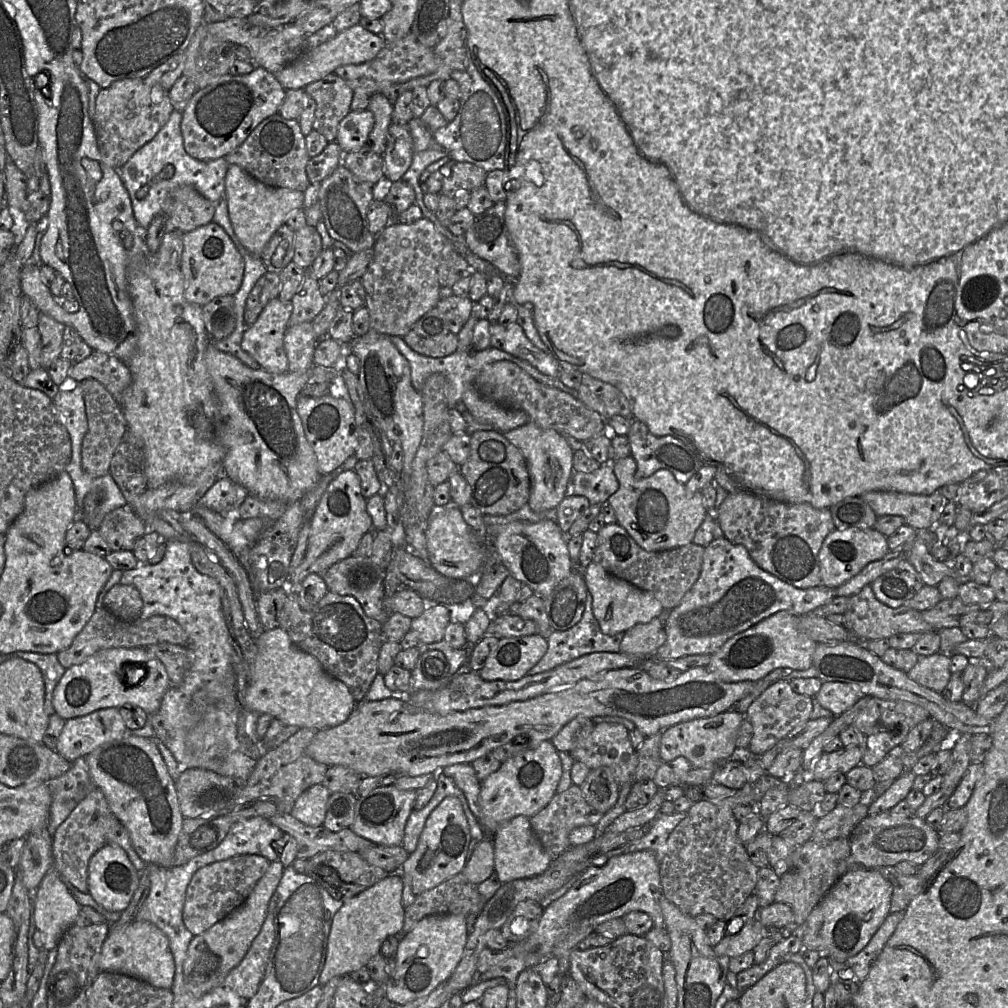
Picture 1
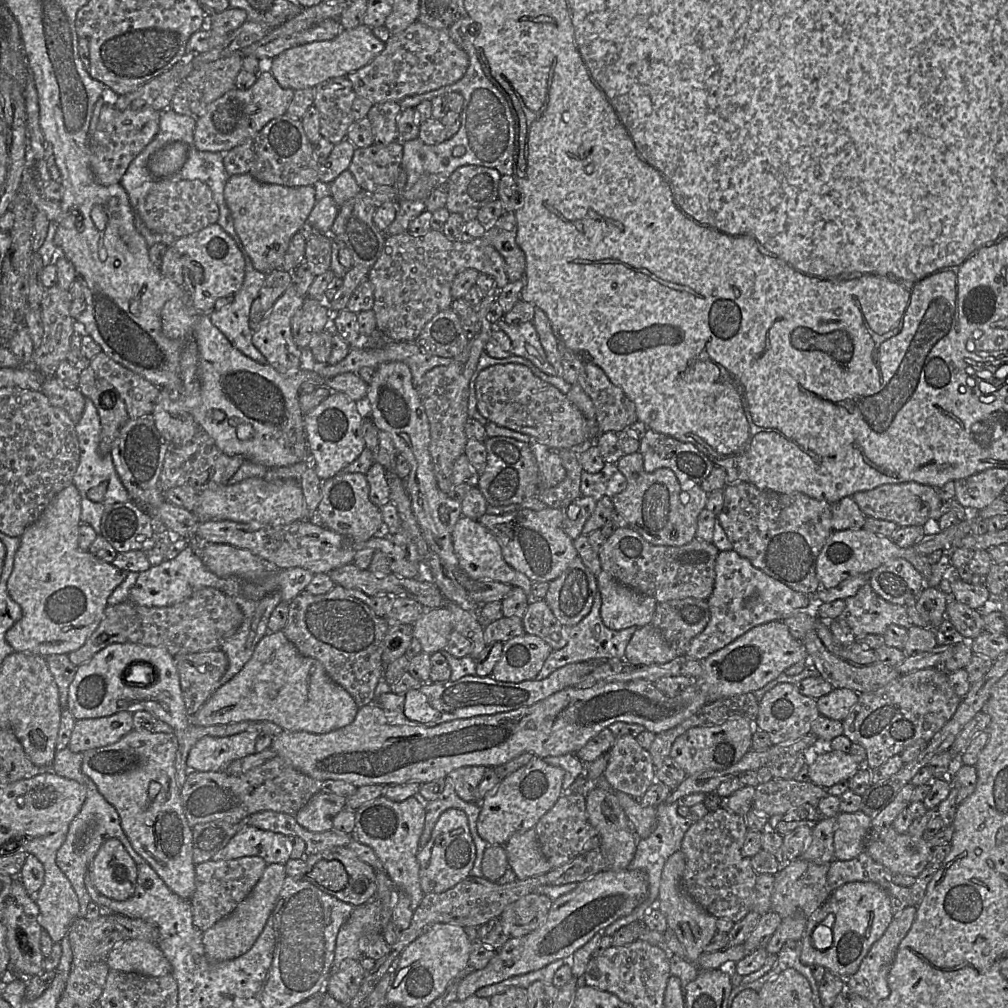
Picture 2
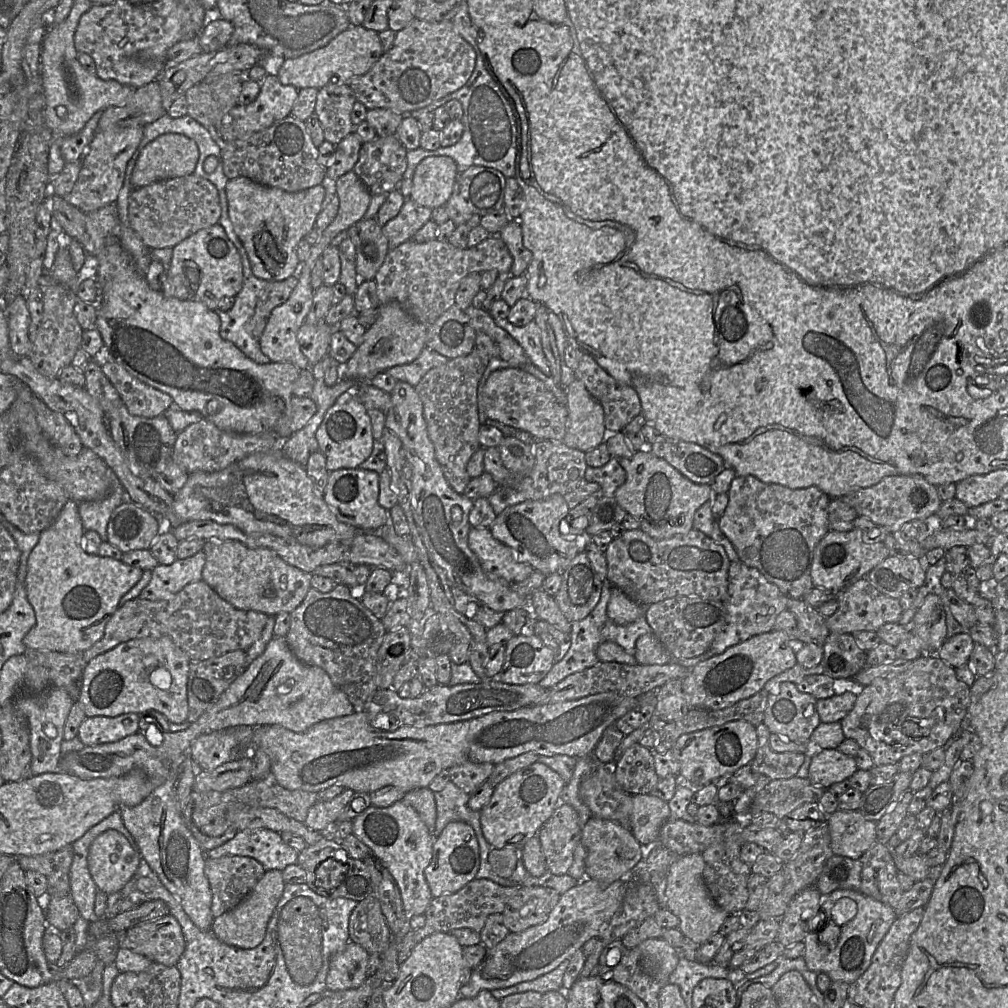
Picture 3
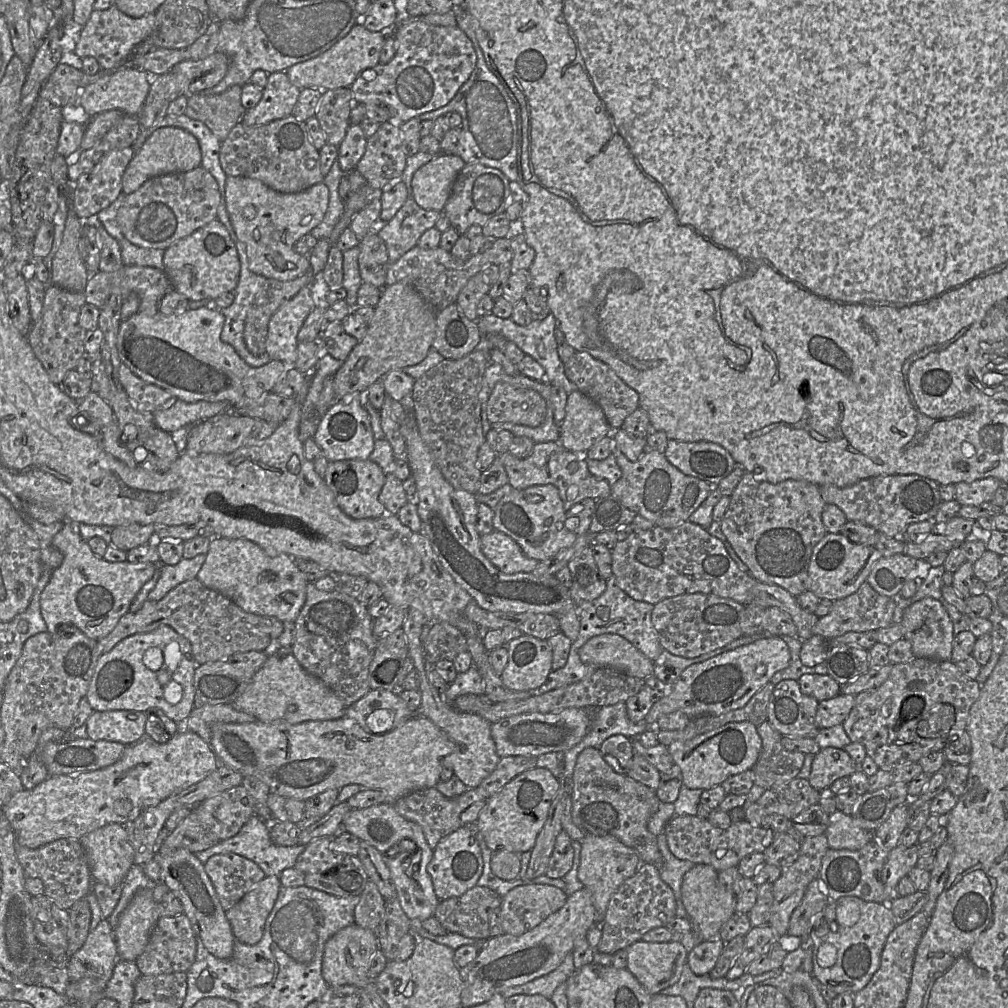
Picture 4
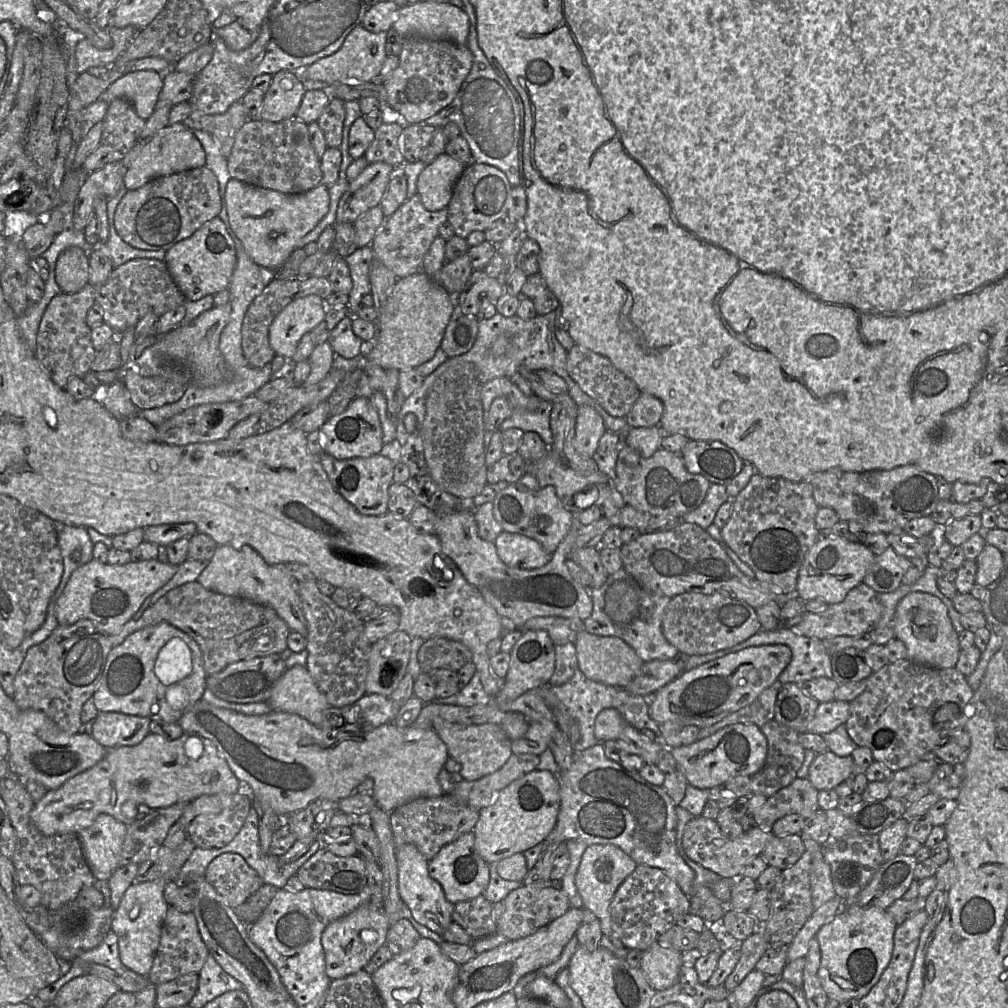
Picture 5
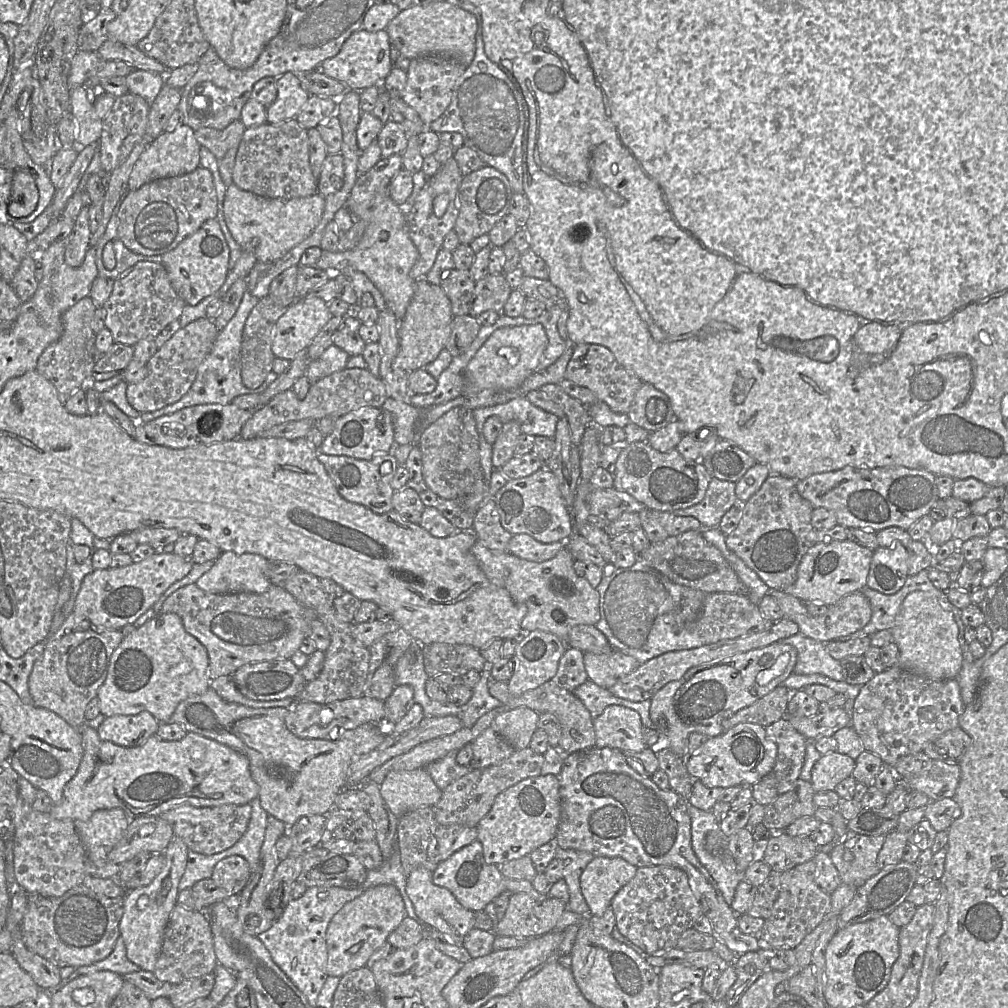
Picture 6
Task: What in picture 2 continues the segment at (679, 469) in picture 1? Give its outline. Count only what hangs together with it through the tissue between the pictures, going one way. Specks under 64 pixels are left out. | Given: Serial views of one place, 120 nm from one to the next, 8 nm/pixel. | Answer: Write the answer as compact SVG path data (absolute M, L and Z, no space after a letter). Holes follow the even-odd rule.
M650 428L640 439L638 451L643 456L643 466L646 472L653 472L659 468L669 468L674 472L681 485L683 483L697 483L700 485L714 467L714 463L692 443L679 441Z

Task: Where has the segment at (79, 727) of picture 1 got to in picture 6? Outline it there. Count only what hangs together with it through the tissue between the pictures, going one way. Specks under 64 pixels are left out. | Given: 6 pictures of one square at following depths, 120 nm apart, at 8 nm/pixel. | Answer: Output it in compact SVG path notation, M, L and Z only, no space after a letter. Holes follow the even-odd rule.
M148 711L136 715L115 715L106 717L97 728L99 737L123 747L135 747L143 744L150 736L156 735L160 722Z

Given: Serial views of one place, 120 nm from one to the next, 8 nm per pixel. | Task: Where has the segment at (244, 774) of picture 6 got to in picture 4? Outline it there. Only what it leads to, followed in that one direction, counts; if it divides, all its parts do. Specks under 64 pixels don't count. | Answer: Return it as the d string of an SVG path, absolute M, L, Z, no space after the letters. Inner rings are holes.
M177 731L165 743L158 743L145 735L136 743L127 745L121 757L112 765L79 774L51 775L35 788L16 793L2 809L14 831L16 843L20 846L35 849L62 838L80 840L85 834L110 823L127 825L137 819L146 808L156 806L169 796L198 783L219 765L220 761L210 743L192 731ZM122 799L132 803L128 814L115 810Z

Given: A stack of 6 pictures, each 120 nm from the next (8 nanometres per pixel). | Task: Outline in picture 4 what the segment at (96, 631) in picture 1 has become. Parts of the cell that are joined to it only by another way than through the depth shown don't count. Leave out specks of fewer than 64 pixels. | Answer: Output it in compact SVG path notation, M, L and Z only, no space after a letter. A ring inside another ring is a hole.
M195 577L178 584L160 600L147 599L138 611L128 611L122 615L115 627L97 641L98 649L101 654L106 653L122 639L136 633L150 632L161 625L172 627L189 640L197 665L237 652L263 651L272 640L278 639L284 629L283 622L278 618L245 612L230 598L206 587Z

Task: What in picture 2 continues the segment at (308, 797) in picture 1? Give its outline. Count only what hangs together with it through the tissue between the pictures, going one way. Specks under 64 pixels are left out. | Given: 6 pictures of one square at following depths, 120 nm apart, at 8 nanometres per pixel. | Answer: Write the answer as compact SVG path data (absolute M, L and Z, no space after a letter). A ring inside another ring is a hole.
M320 791L313 795L294 817L305 829L324 832L333 829L333 819L345 805L345 796Z

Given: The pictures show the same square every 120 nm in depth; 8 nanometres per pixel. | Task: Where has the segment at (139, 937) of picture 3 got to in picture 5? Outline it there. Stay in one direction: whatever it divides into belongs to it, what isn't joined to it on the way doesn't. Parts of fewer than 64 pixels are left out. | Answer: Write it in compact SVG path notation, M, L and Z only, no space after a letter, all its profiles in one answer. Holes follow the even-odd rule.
M169 907L161 929L158 949L147 978L150 983L159 985L185 974L198 974L209 955L197 926L193 912L184 913Z

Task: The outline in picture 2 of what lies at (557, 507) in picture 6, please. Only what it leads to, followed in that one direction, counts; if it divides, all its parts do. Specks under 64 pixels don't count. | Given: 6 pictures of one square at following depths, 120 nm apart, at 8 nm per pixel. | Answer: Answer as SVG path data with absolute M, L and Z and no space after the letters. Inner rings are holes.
M546 507L543 510L521 509L501 515L484 514L478 522L489 530L498 542L504 560L515 570L525 574L531 581L550 582L560 576L578 556L573 540L563 530L561 508Z

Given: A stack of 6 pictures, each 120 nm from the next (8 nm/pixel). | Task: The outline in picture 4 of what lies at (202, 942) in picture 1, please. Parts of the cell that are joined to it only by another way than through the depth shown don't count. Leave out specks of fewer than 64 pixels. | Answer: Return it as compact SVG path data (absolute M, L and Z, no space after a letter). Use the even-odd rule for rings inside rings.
M266 876L226 912L236 941L255 945L261 940L280 887L279 877Z

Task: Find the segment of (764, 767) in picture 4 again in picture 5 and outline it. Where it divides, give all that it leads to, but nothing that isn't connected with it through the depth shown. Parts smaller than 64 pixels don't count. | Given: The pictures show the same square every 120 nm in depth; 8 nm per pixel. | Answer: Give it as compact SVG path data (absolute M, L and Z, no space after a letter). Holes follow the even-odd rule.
M775 720L768 721L759 728L767 739L767 755L762 768L751 776L750 793L768 798L797 778L797 772L804 761L805 749L799 743L798 732Z

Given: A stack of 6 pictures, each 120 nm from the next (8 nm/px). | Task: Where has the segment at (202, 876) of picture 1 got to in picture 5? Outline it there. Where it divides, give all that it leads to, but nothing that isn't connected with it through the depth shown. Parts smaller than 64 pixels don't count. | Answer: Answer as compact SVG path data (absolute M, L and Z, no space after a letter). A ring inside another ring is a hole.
M223 853L210 862L205 879L232 909L244 903L264 884L238 853Z

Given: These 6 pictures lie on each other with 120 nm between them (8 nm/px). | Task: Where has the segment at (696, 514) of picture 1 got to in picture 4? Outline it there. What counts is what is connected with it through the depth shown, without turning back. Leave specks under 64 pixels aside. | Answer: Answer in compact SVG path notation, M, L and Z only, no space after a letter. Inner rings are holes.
M647 449L635 462L620 451L614 450L614 454L622 476L612 486L612 494L626 508L652 521L655 527L671 529L688 521L714 487L707 481L684 474L668 461L663 452L655 449Z

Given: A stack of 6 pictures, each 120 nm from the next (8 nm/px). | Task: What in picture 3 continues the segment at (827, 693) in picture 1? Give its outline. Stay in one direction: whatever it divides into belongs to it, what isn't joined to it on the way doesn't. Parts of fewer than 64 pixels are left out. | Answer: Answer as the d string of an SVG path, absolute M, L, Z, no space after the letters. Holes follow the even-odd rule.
M850 686L838 689L832 697L817 700L817 711L823 723L841 722L855 705L858 690Z

